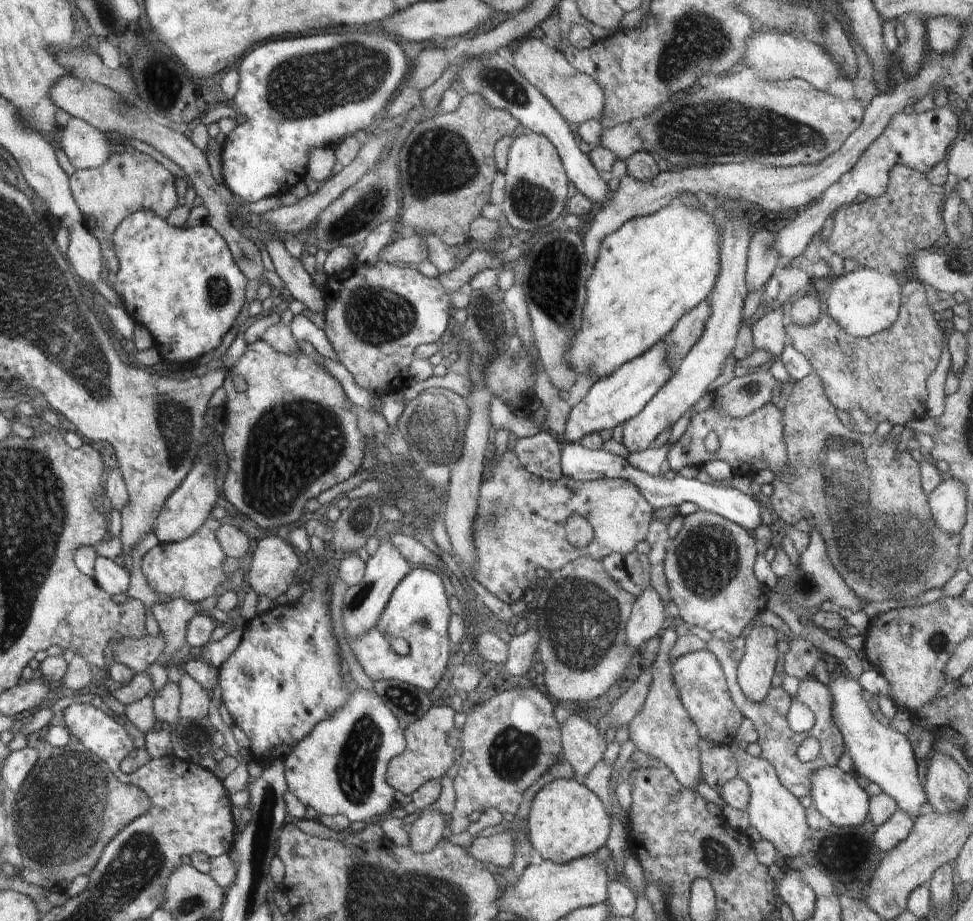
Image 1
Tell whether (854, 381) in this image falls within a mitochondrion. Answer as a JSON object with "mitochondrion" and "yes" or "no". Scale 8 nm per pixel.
{"mitochondrion":"yes"}

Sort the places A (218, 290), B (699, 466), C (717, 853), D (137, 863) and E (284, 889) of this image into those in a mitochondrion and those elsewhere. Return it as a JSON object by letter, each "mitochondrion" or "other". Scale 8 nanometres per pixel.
{"A":"mitochondrion","B":"other","C":"mitochondrion","D":"mitochondrion","E":"other"}

